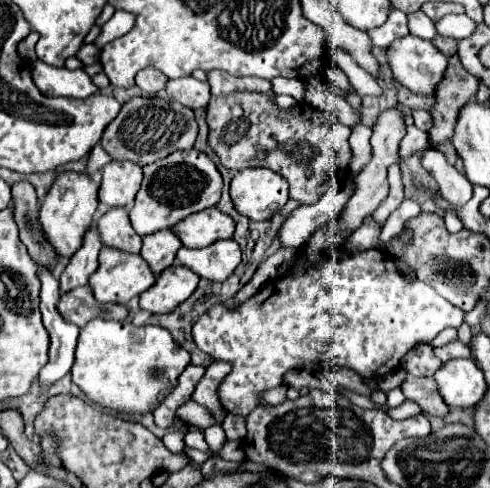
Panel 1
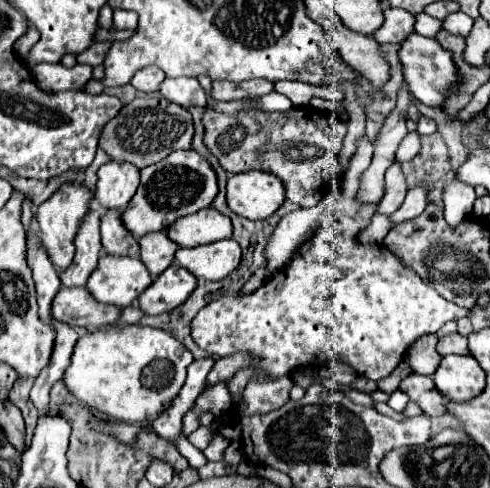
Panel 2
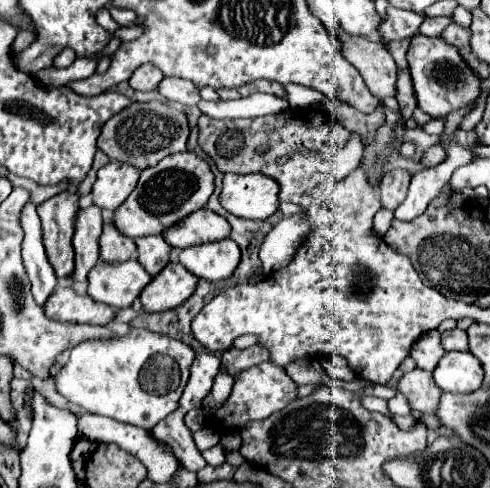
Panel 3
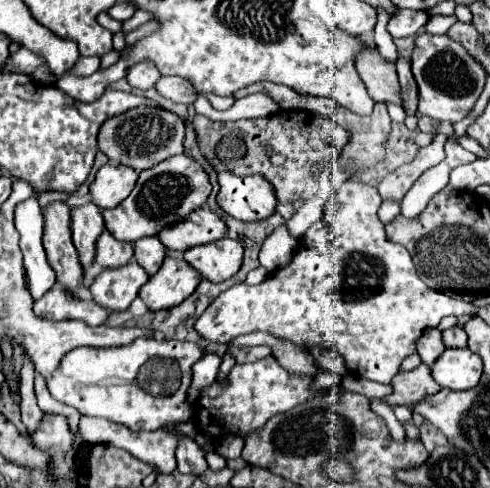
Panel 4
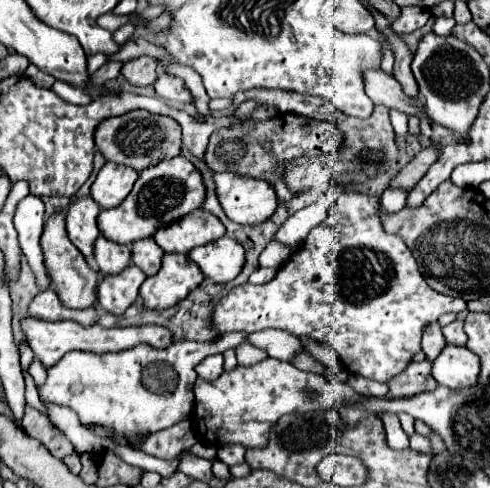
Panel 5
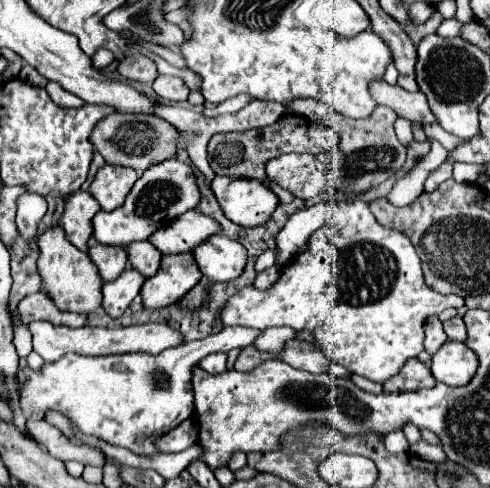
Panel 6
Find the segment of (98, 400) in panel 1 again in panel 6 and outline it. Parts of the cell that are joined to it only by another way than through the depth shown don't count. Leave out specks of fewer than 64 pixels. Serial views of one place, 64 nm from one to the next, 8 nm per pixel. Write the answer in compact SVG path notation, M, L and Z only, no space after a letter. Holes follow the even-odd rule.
M224 328L218 334L212 334L204 340L186 342L176 348L168 348L158 356L150 354L118 354L118 356L80 356L80 354L66 354L58 362L44 364L40 370L32 370L30 366L18 368L16 372L16 384L20 384L20 410L24 412L26 420L44 420L48 410L56 410L64 414L82 434L90 434L100 438L106 444L122 446L138 456L154 456L158 454L156 440L168 434L172 428L182 424L186 418L192 416L194 404L192 404L192 366L198 364L204 356L212 352L230 352L232 348L246 348L256 342L256 338L262 334L258 328Z

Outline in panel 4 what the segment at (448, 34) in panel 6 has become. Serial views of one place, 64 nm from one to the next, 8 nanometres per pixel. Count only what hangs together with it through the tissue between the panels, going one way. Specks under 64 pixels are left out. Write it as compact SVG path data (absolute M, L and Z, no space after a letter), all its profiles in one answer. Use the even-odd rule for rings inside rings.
M431 16L425 29L432 35L445 35L454 22L456 22L456 16Z

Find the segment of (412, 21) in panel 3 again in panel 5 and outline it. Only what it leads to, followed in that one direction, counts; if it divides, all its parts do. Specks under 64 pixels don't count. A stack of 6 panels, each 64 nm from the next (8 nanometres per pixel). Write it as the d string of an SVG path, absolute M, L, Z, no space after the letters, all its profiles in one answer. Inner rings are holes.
M402 8L402 14L398 20L392 22L392 28L396 34L404 34L404 32L414 32L418 28L422 28L428 18L430 18L430 10L428 8Z

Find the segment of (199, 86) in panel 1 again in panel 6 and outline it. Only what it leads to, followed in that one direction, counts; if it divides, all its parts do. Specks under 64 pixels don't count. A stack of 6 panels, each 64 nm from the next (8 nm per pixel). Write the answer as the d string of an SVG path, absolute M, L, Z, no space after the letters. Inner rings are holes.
M158 76L154 80L154 92L164 98L164 100L172 100L172 102L180 102L186 100L190 94L190 88L186 86L186 82L178 76Z

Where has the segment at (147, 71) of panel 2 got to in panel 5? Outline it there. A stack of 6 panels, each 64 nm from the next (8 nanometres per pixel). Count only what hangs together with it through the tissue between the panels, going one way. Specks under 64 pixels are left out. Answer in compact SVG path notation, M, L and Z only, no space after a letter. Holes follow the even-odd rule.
M140 56L122 64L122 76L134 86L154 84L158 78L158 62L150 56Z

